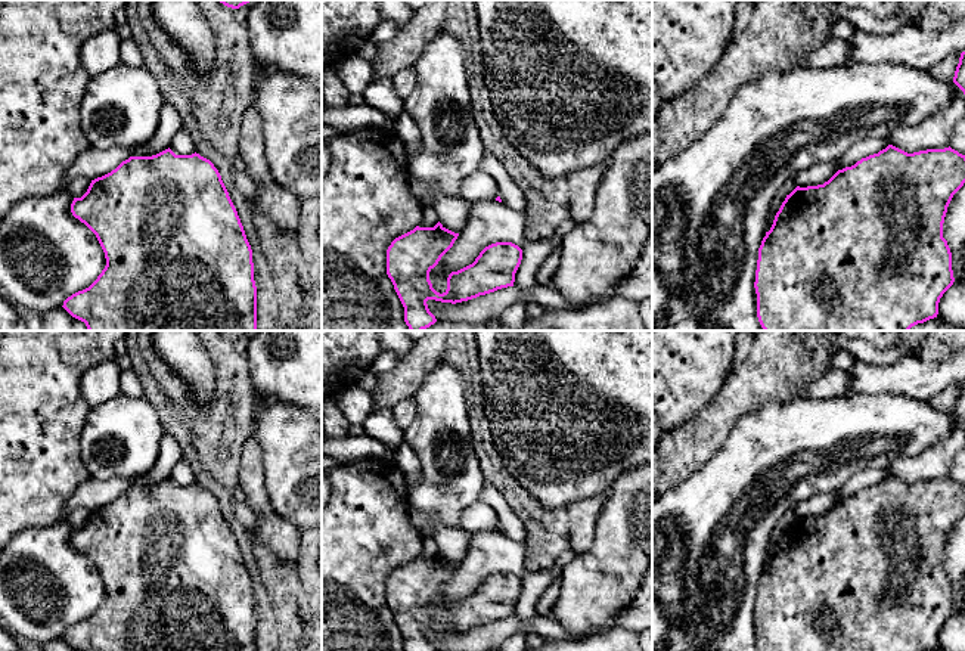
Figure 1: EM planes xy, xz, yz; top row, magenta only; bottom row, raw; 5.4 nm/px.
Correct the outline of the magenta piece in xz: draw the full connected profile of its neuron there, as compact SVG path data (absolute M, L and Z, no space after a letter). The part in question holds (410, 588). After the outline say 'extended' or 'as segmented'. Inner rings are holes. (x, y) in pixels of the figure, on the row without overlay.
M438 552L434 558L416 557L388 577L387 605L404 638L404 651L437 651L428 639L428 630L456 635L513 617L522 580L512 573L496 573L485 577L472 595L452 602L447 620L437 623L429 602L457 567Z; as segmented

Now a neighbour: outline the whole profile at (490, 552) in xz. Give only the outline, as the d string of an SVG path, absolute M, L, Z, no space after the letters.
M477 531L471 536L469 549L453 577L431 599L432 619L443 624L447 608L475 592L480 583L496 573L512 573L522 580L522 590L515 604L516 621L528 621L536 616L536 604L556 577L555 567L528 573L524 568L525 545L499 531Z

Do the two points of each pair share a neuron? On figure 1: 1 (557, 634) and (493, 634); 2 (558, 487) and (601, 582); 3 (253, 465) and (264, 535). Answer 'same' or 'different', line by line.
1: same
2: different
3: same

